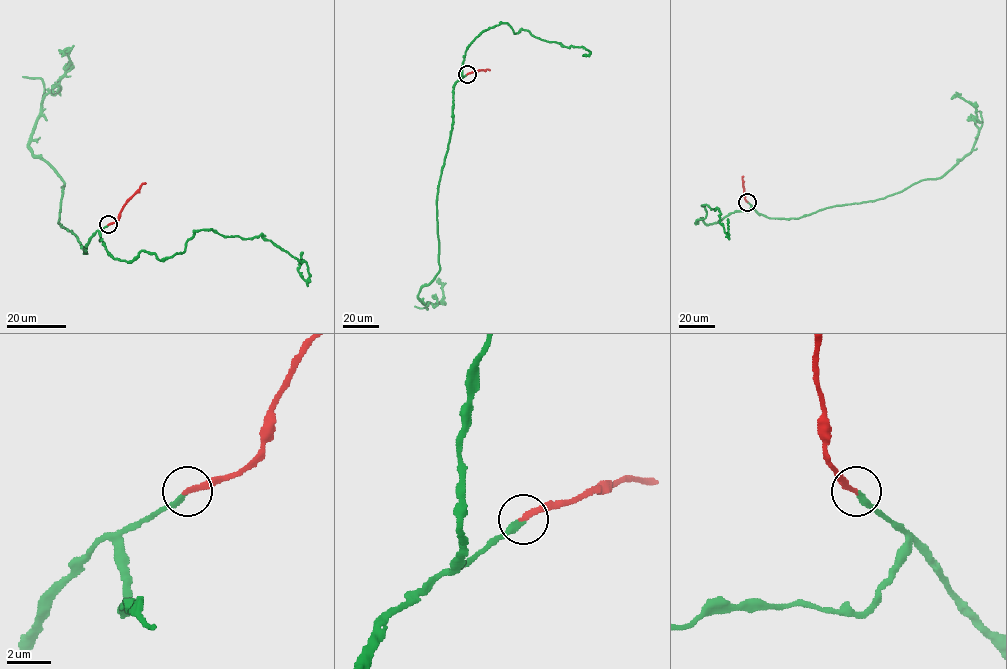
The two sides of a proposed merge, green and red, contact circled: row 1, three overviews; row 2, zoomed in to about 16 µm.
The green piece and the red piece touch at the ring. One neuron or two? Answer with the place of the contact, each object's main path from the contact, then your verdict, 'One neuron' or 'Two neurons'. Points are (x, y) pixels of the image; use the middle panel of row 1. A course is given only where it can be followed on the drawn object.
Place: (467, 74). Course of green: (467, 74), (453, 86), (453, 124), (436, 203), (439, 272), (418, 294), (425, 306), (440, 302), (438, 278). Course of red: (467, 74), (490, 70). One neuron

